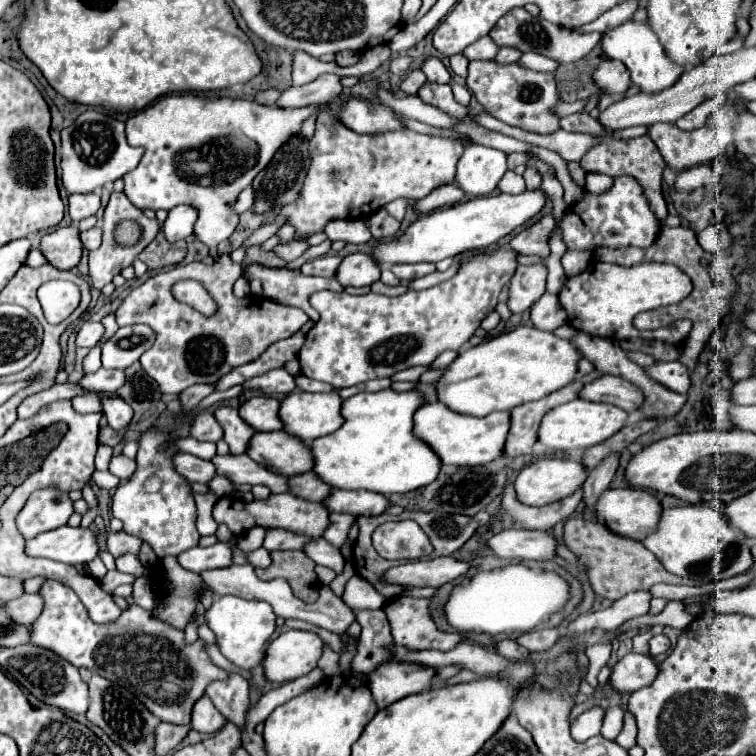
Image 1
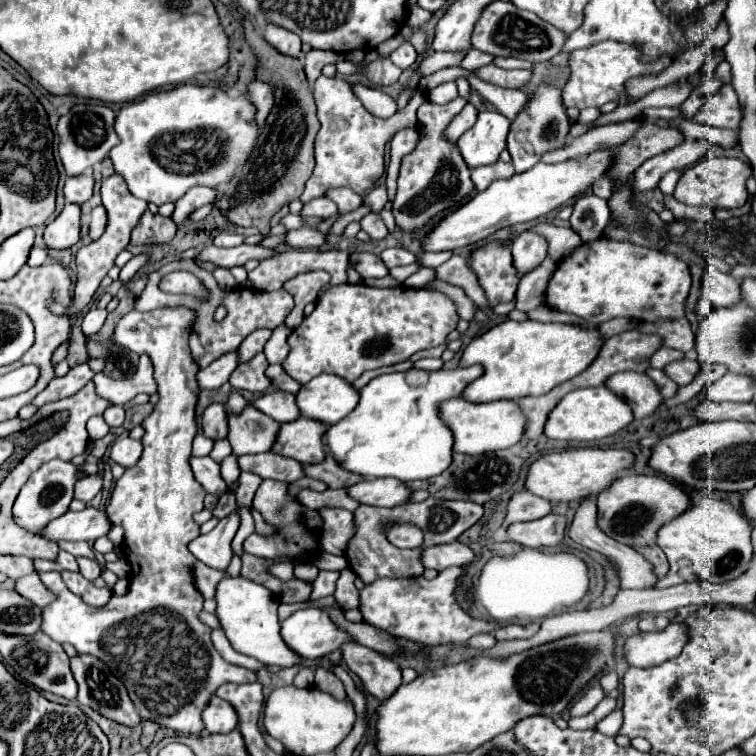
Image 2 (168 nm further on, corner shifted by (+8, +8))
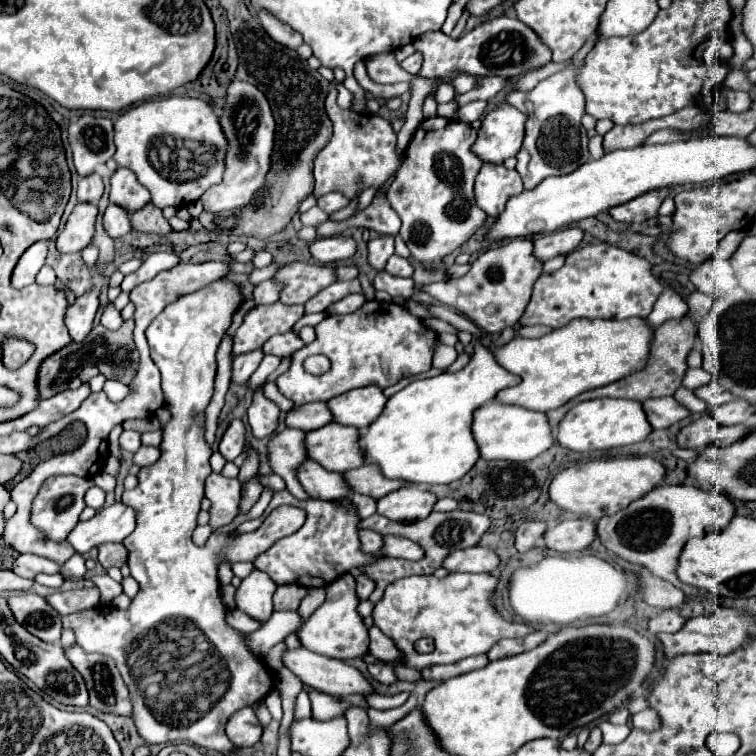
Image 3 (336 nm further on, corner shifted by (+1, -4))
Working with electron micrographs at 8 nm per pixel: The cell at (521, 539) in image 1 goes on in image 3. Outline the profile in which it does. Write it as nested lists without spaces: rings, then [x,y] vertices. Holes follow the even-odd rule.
[[[573,518],[563,520],[549,528],[543,536],[545,546],[557,552],[581,552],[595,540],[595,520],[591,518]]]

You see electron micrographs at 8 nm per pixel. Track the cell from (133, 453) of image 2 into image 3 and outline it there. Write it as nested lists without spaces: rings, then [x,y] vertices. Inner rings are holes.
[[[141,446],[141,448],[135,452],[133,462],[143,468],[143,466],[149,466],[149,464],[155,464],[155,462],[159,460],[159,456],[161,456],[159,448],[155,448],[155,446]]]

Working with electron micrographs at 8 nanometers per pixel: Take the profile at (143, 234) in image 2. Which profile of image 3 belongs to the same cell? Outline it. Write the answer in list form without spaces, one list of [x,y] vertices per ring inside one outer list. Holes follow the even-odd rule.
[[[145,204],[145,208],[141,208],[139,212],[131,214],[131,224],[135,230],[141,232],[157,232],[157,234],[167,234],[171,232],[169,222],[163,218],[161,208],[155,208],[155,204]]]

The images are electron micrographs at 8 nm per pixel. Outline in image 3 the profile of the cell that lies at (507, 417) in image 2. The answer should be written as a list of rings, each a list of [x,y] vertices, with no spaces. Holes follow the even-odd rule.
[[[497,400],[487,402],[479,410],[475,410],[473,436],[479,444],[481,458],[485,460],[509,460],[509,462],[525,462],[533,460],[545,450],[549,450],[555,442],[553,428],[547,420],[545,412],[527,410],[523,406],[509,406]]]

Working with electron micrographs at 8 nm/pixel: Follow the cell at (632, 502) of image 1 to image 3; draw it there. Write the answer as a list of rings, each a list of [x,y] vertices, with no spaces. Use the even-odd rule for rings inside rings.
[[[659,486],[643,498],[631,502],[627,508],[613,516],[605,516],[597,522],[597,536],[601,544],[615,552],[619,558],[647,566],[655,576],[681,588],[687,596],[707,596],[707,592],[695,592],[687,584],[677,580],[679,554],[687,540],[705,536],[707,532],[723,530],[735,516],[735,506],[723,492],[709,492],[695,486]]]

